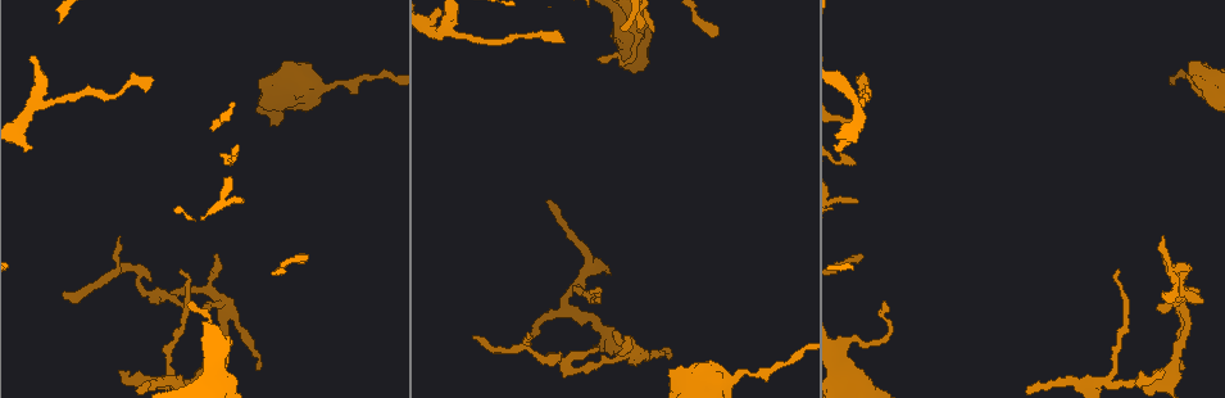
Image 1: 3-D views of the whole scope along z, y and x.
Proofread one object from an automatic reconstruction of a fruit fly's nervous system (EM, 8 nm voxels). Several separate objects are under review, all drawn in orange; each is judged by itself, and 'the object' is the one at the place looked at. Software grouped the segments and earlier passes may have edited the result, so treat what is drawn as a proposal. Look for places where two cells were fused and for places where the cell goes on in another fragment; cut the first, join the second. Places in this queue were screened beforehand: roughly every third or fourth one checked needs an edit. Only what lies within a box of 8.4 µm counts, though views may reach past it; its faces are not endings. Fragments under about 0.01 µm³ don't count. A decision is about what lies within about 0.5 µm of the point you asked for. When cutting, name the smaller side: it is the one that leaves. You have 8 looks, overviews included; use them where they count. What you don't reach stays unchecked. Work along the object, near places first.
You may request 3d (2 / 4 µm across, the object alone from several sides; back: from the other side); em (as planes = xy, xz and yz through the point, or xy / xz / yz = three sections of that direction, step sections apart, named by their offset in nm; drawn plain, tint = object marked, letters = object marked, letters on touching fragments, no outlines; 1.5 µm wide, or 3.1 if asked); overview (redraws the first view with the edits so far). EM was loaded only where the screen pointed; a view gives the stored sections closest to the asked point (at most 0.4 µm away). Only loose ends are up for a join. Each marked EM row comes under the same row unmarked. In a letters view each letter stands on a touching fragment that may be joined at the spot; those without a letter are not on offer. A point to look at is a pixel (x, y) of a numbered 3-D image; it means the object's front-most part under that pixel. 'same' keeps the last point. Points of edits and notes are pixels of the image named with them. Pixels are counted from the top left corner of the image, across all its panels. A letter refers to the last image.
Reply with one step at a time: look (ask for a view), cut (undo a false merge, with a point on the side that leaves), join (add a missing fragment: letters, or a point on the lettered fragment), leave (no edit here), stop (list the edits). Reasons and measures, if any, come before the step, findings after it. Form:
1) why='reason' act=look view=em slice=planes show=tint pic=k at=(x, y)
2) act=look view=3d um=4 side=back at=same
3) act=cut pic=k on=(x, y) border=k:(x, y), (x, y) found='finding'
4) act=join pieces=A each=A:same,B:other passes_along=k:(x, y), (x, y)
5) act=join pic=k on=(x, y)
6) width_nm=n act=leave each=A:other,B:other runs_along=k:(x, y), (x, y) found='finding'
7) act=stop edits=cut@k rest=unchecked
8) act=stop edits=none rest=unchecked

why='an open end' act=look view=em slice=planes show=letters pic=1 at=(213, 256)

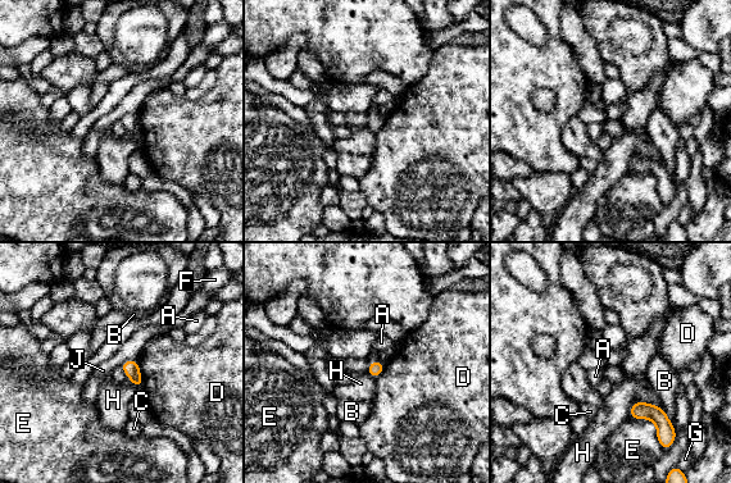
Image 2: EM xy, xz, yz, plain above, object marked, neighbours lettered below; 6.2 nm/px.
longest_contact=E:260nm act=leave each=A:other,B:other,C:other,D:other,E:other,F:other,G:other,H:other,J:other found='no lettered fragment goes on from it'

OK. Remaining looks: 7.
why='free end' act=look view=em slice=xy step=4 show=tint pic=1 at=(257, 370)

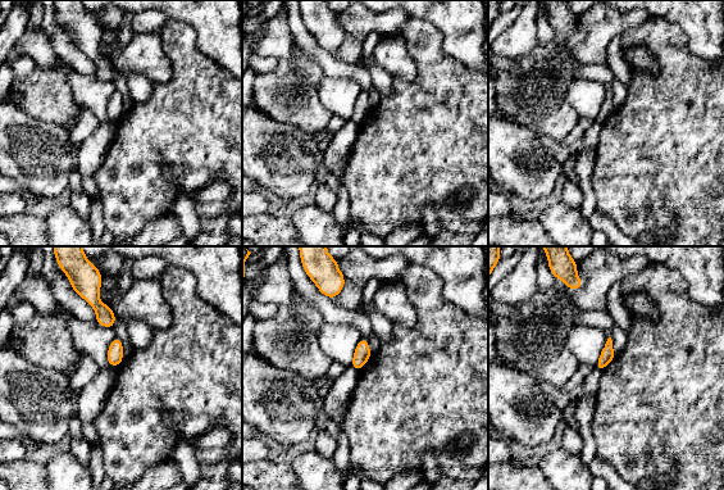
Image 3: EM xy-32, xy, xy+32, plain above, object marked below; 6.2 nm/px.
why='what lies round it' act=look view=em slice=xy step=4 show=letters at=same

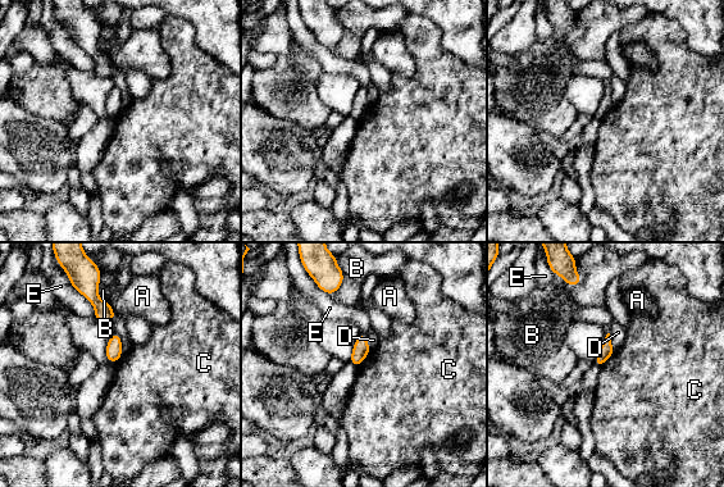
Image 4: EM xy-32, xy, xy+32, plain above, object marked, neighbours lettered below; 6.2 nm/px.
width_nm=90 act=leave each=A:other,B:other,C:other,D:other,E:other border=4:(615, 350), (601, 367) found='no lettered fragment goes on from it'

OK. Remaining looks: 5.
why='narrows sharply' act=look view=3d um=4 pic=1 at=(757, 375)

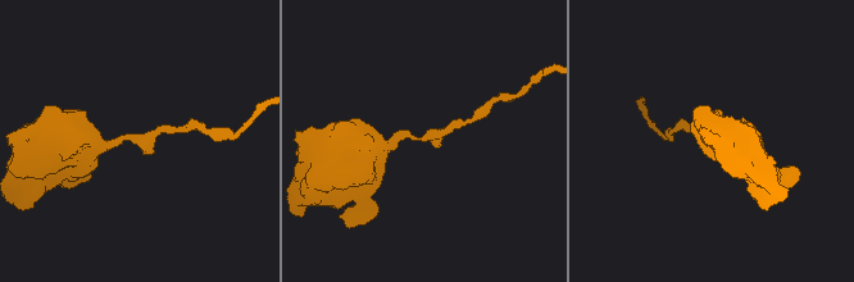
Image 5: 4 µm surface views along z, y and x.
why='shape alone is not enough' act=look view=em slice=yz step=8 show=letters pic=5 at=(137, 135)

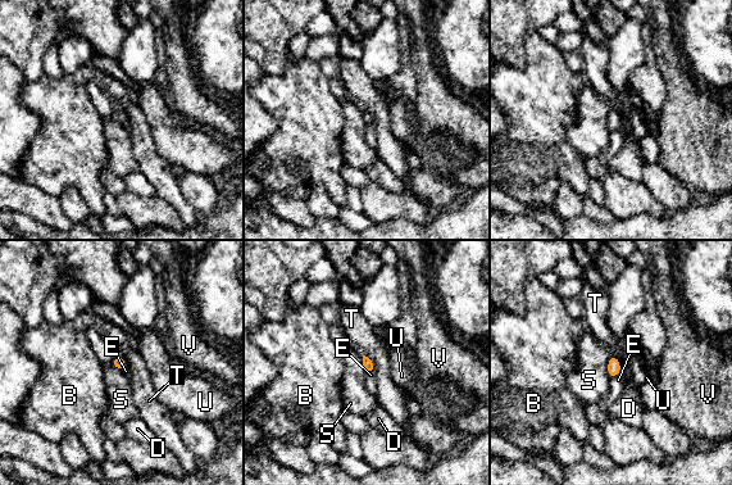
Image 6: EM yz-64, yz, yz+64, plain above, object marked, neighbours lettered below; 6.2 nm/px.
why='cut it another way' act=look view=em slice=planes show=letters at=same

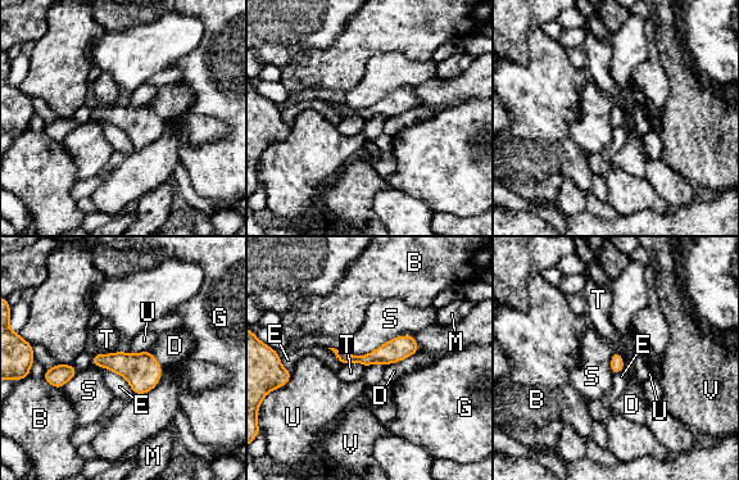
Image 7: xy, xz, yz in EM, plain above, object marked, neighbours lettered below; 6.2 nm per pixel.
longest_contact=S:440nm act=leave each=B:other,D:other,E:other,G:other,M:other,S:other,T:other,U:other,V:other runs_along=7:(411, 338), (371, 358), (339, 354) found='continuous, no second cell'

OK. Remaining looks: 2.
act=stop edits=none rest=unchecked

